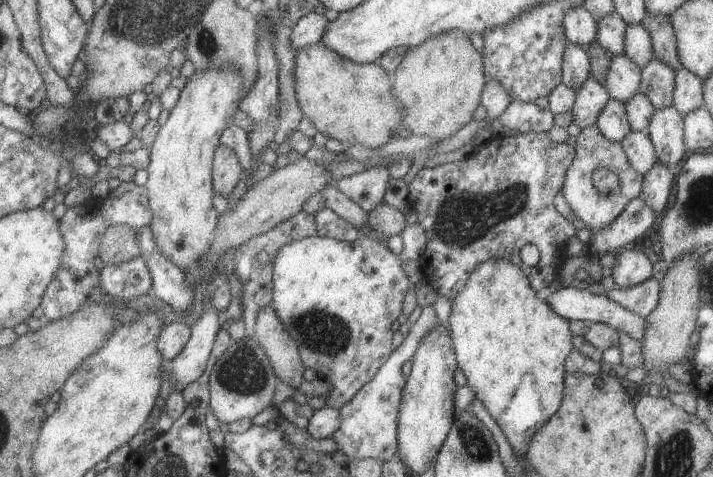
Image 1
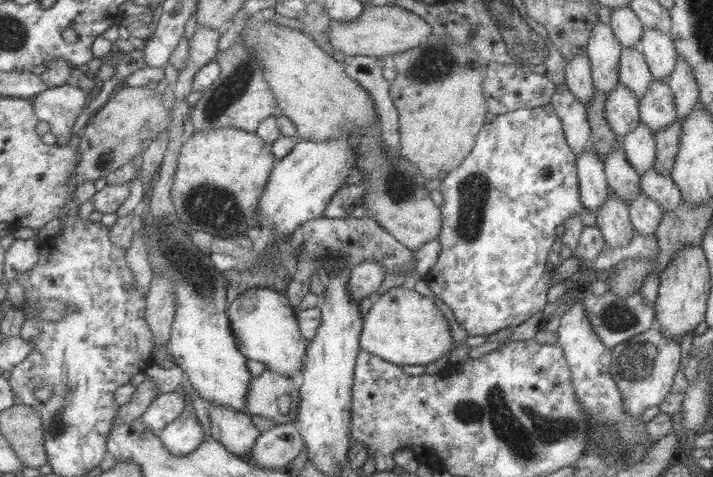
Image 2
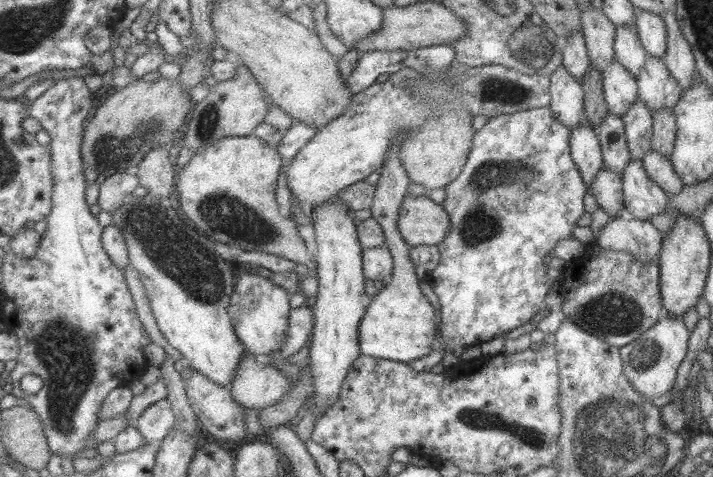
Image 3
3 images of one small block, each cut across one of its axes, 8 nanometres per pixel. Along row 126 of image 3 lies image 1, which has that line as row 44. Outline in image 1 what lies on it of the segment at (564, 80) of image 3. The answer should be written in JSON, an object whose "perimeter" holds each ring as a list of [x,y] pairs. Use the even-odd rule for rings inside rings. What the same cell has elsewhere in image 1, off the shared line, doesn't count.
{"perimeter":[[[567,42],[562,56],[562,83],[577,93],[590,77],[589,66],[585,48]]]}

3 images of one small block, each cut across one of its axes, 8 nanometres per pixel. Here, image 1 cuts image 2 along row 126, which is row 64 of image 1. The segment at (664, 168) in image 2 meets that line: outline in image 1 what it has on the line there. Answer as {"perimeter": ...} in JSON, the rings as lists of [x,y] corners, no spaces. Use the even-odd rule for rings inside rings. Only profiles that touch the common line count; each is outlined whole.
{"perimeter":[[[646,12],[641,24],[649,33],[654,58],[677,72],[682,66],[676,51],[675,33],[668,16]]]}

